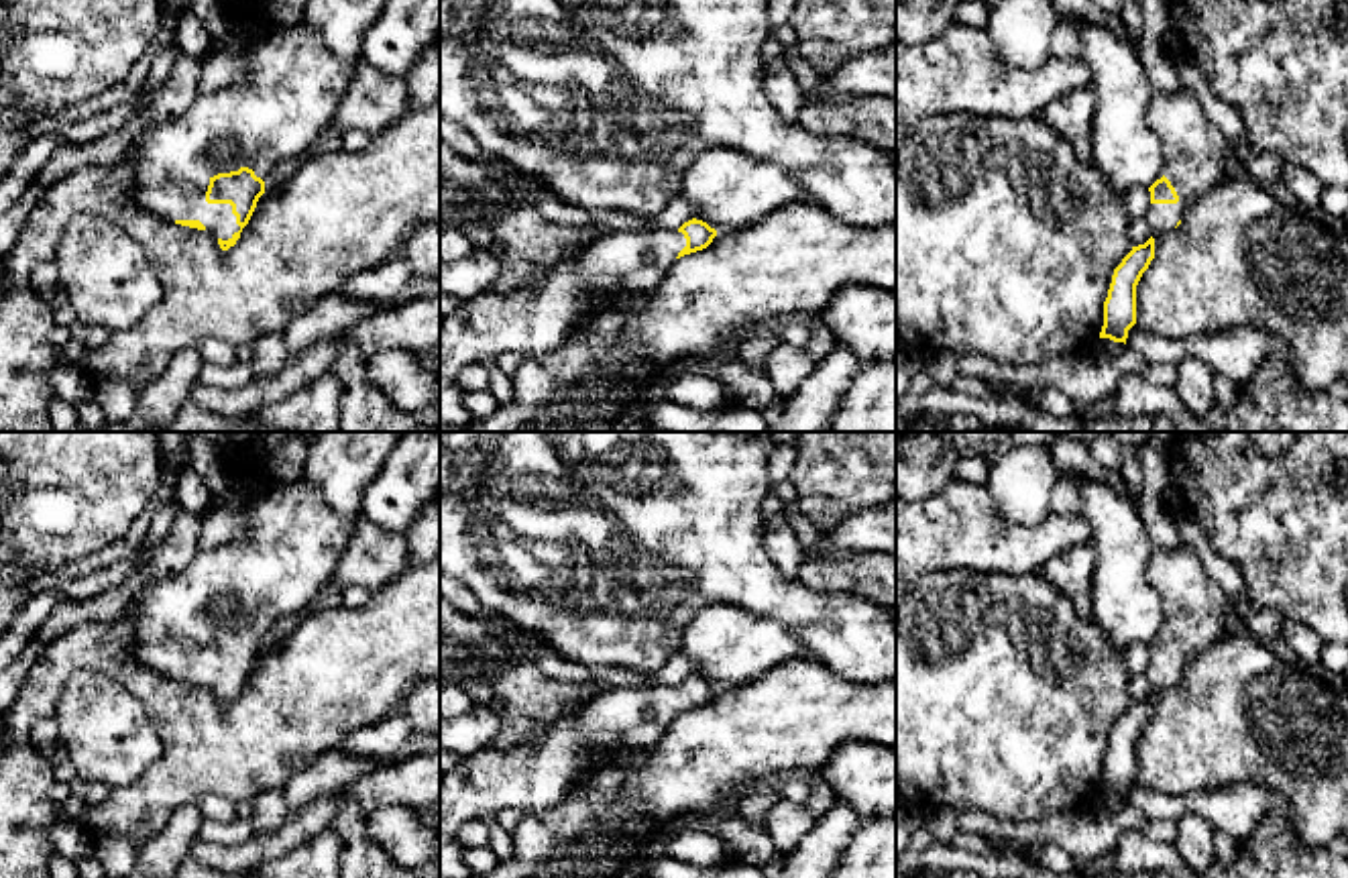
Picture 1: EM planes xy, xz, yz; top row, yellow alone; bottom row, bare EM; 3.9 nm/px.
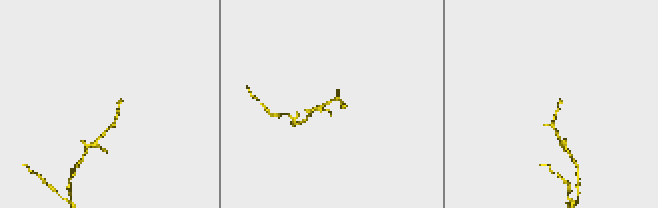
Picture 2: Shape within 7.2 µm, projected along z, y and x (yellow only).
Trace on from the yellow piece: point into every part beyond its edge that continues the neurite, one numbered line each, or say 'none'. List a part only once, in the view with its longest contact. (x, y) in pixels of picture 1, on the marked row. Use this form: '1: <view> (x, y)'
1: xy (292, 90)

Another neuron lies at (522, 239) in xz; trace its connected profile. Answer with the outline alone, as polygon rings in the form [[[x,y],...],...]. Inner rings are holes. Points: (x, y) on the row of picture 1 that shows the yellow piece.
[[[517,206],[491,222],[491,255],[501,271],[491,291],[513,293],[517,287],[542,277],[560,259],[582,253],[586,244],[603,236],[603,224],[566,226],[544,218],[533,206]]]

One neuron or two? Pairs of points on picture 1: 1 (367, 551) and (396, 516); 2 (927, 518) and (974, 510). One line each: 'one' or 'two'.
1: two
2: one

